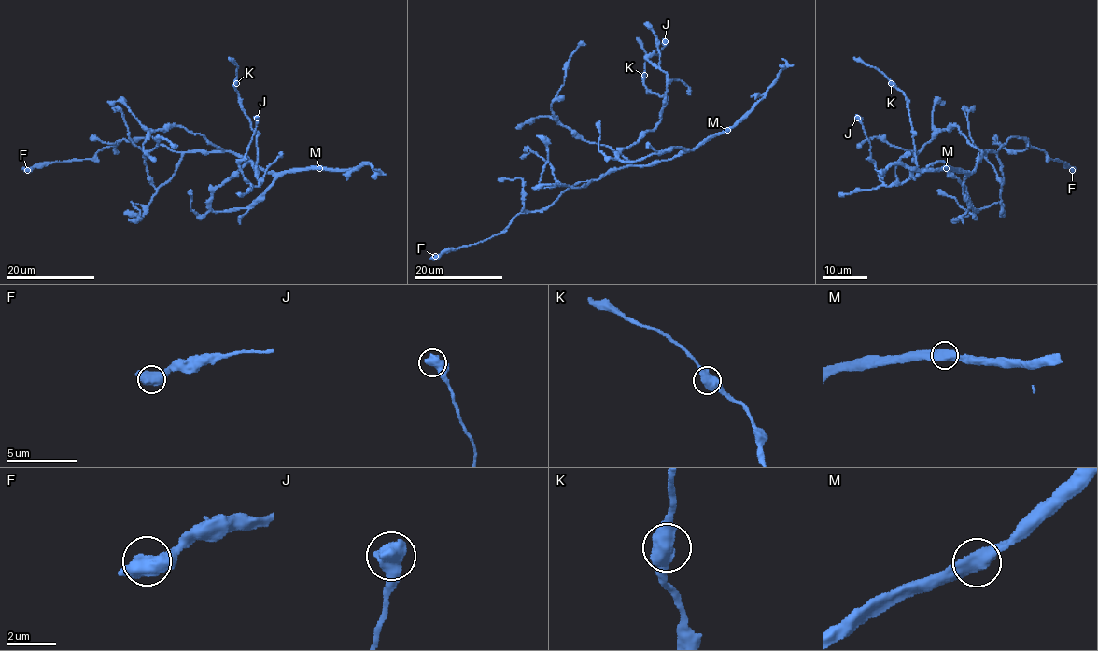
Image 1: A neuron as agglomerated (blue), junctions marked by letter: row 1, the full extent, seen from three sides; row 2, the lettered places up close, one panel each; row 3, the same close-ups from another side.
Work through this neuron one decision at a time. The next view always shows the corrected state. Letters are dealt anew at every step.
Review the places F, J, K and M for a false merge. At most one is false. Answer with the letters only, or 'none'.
none

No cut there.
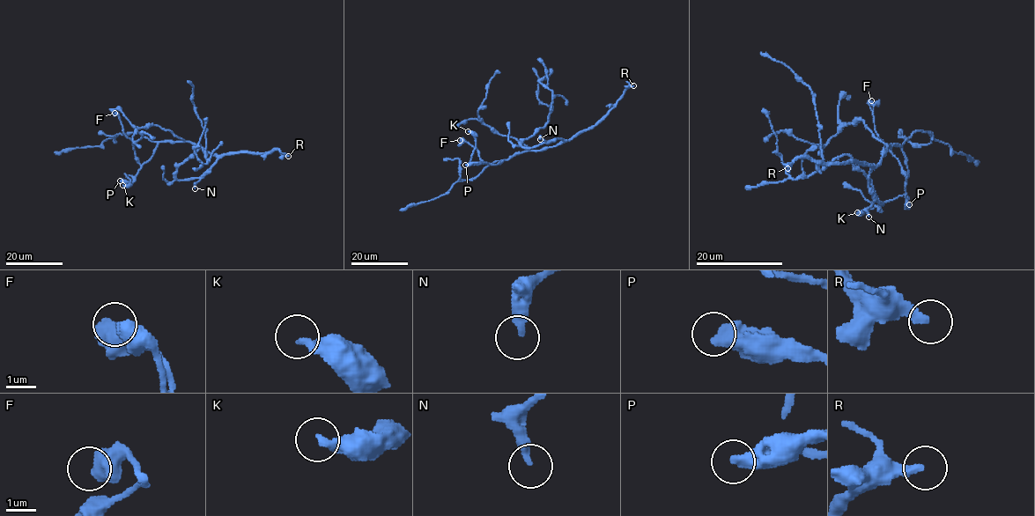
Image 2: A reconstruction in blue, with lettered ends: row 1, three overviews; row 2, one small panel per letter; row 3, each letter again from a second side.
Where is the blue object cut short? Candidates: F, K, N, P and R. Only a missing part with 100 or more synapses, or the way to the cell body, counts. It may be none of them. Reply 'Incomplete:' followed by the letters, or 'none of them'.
Incomplete: R

